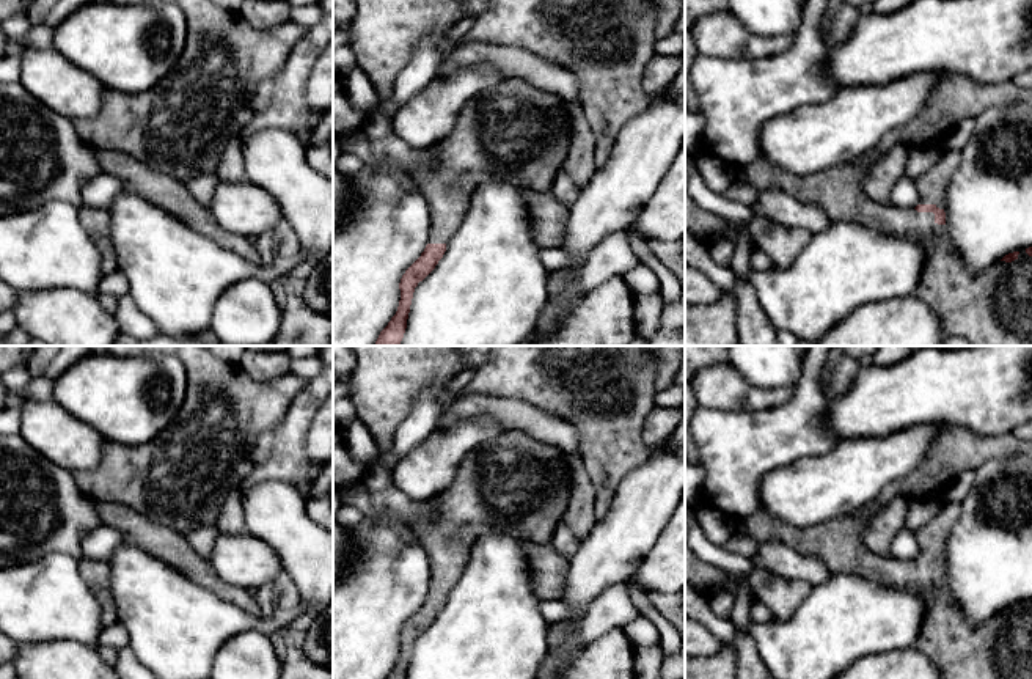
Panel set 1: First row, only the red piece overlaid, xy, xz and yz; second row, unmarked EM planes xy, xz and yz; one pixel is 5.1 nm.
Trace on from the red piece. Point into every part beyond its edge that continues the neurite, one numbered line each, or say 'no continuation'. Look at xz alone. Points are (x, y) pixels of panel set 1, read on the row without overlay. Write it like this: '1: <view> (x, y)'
1: xz (516, 484)

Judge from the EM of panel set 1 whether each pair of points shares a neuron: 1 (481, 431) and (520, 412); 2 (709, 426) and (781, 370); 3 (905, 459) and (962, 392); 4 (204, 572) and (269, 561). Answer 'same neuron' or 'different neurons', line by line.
1: different neurons
2: different neurons
3: different neurons
4: different neurons

